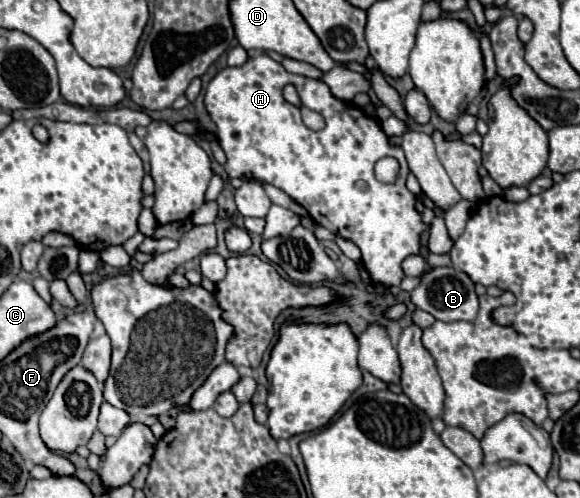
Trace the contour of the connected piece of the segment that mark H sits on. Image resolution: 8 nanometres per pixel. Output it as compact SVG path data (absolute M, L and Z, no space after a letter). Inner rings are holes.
M267 54L249 58L241 68L221 70L207 86L205 106L213 122L217 124L217 142L227 156L225 170L229 178L241 178L245 172L251 172L255 180L261 180L285 190L295 202L299 202L311 214L311 218L319 226L325 226L333 234L347 238L359 246L363 254L363 266L371 274L373 282L383 282L387 286L391 284L397 286L401 282L403 278L401 262L405 256L419 252L419 234L427 226L421 222L421 216L415 210L417 196L413 196L405 188L405 178L409 174L409 168L407 168L403 150L389 142L389 138L383 134L381 124L377 120L367 116L353 102L345 104L337 100L329 92L329 88L321 84L321 80L289 74L279 62L271 60ZM285 84L295 84L303 106L319 112L325 118L323 130L313 132L303 124L299 108L285 102L281 94ZM385 156L391 156L399 162L399 178L391 184L383 184L375 180L375 174L373 174L375 162Z

